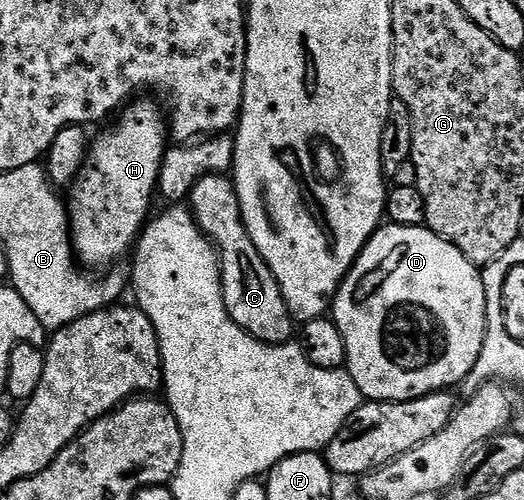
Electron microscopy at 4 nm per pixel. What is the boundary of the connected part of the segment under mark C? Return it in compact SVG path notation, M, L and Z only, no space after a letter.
M226 175L202 177L192 187L189 207L195 213L199 229L217 246L223 301L233 322L266 344L288 343L296 331L296 321L292 320L291 311L287 309L281 286L277 286L277 278L273 278L265 258L257 254L257 246L253 246L253 238L249 238L234 183Z

